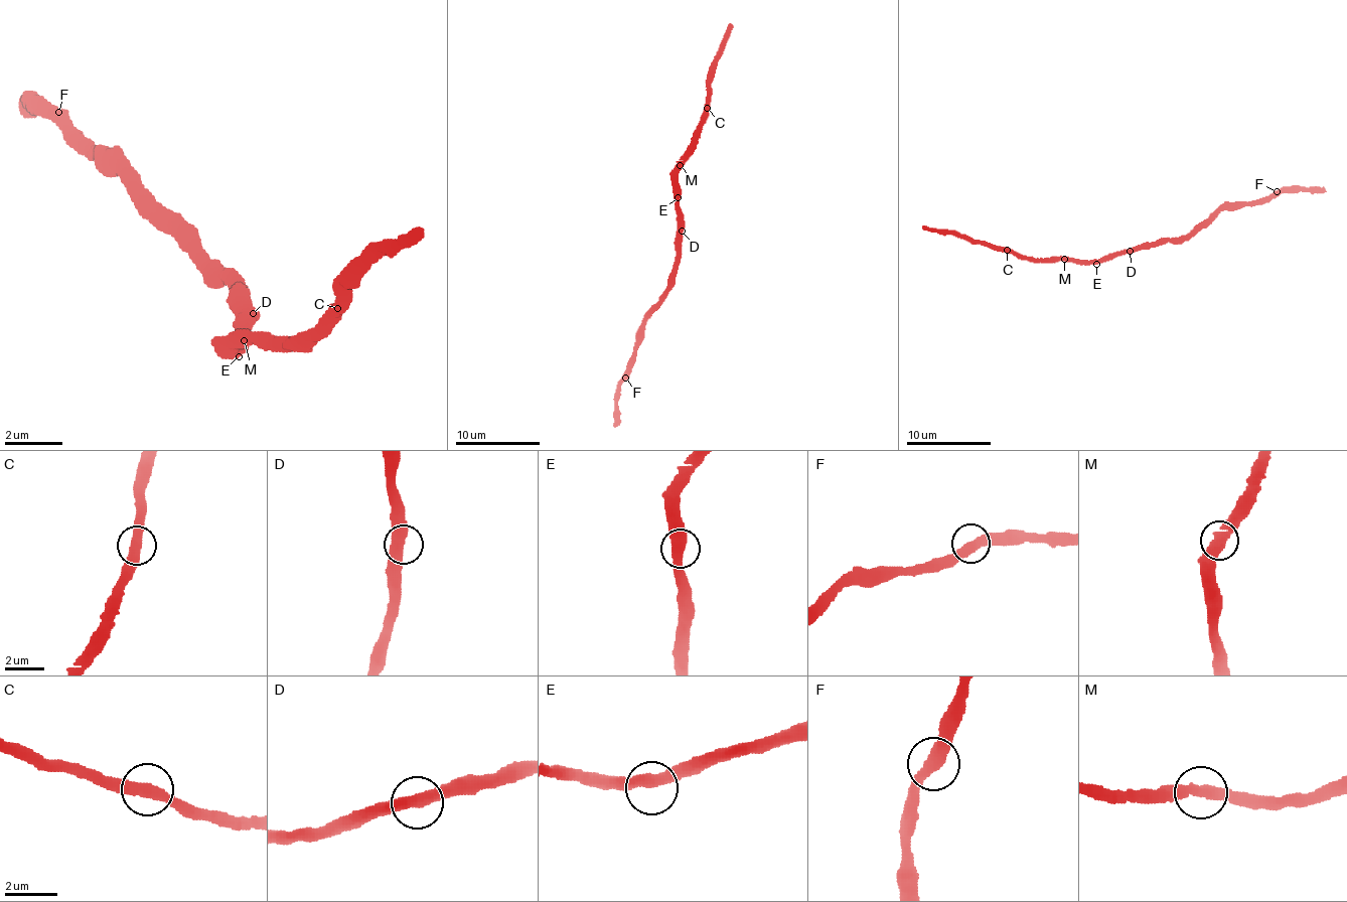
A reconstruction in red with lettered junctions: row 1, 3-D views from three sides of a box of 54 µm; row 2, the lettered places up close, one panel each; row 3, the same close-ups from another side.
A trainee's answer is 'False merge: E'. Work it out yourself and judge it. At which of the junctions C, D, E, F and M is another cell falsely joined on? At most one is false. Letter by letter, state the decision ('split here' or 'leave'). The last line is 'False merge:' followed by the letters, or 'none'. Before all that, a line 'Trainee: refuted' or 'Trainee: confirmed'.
Trainee: refuted
C: split here
D: leave
E: leave
F: leave
M: leave
False merge: C

